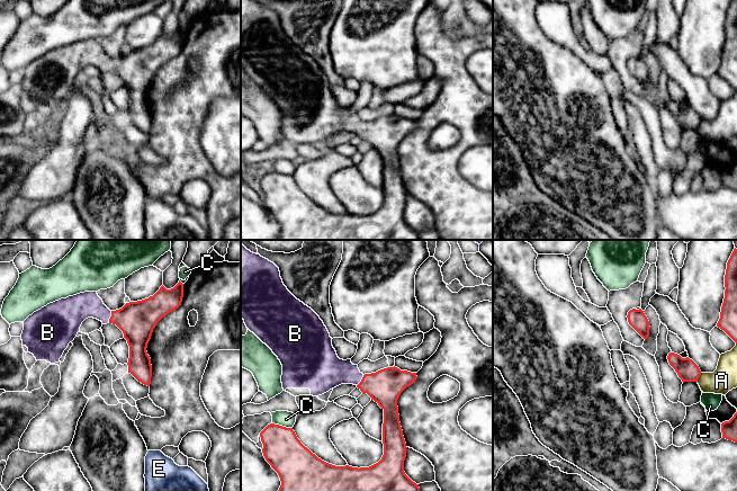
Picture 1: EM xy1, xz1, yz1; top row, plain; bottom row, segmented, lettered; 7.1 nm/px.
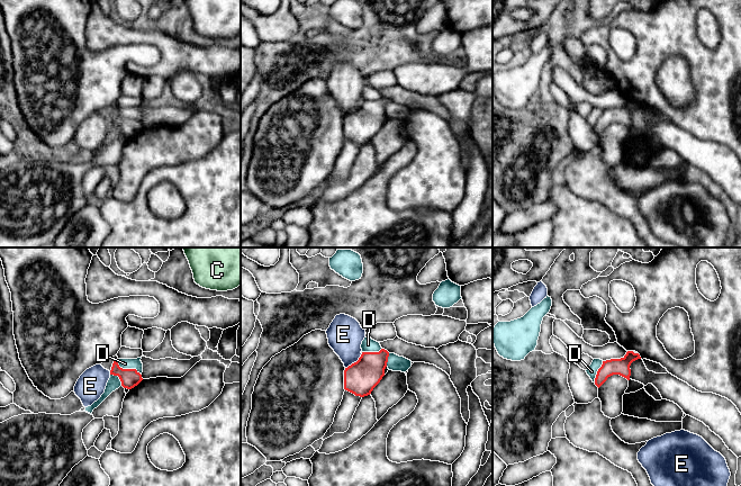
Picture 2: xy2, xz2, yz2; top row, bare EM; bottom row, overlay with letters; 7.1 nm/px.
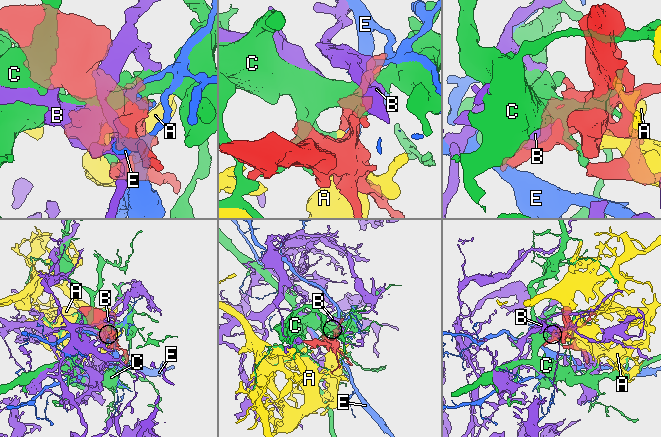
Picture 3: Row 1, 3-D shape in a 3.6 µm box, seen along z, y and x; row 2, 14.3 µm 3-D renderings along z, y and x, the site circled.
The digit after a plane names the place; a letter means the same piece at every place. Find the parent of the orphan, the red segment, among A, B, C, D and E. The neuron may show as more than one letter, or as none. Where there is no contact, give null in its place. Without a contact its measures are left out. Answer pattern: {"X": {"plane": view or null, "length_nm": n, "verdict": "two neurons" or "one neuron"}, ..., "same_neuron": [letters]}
{"A": {"plane": "yz1", "length_nm": 70, "verdict": "two neurons"}, "B": {"plane": "xy1", "length_nm": 80, "verdict": "one neuron"}, "C": {"plane": "xz1", "length_nm": 150, "verdict": "two neurons"}, "D": {"plane": "xy2", "length_nm": 200, "verdict": "two neurons"}, "E": {"plane": "xz2", "length_nm": 170, "verdict": "two neurons"}, "same_neuron": ["B"]}

